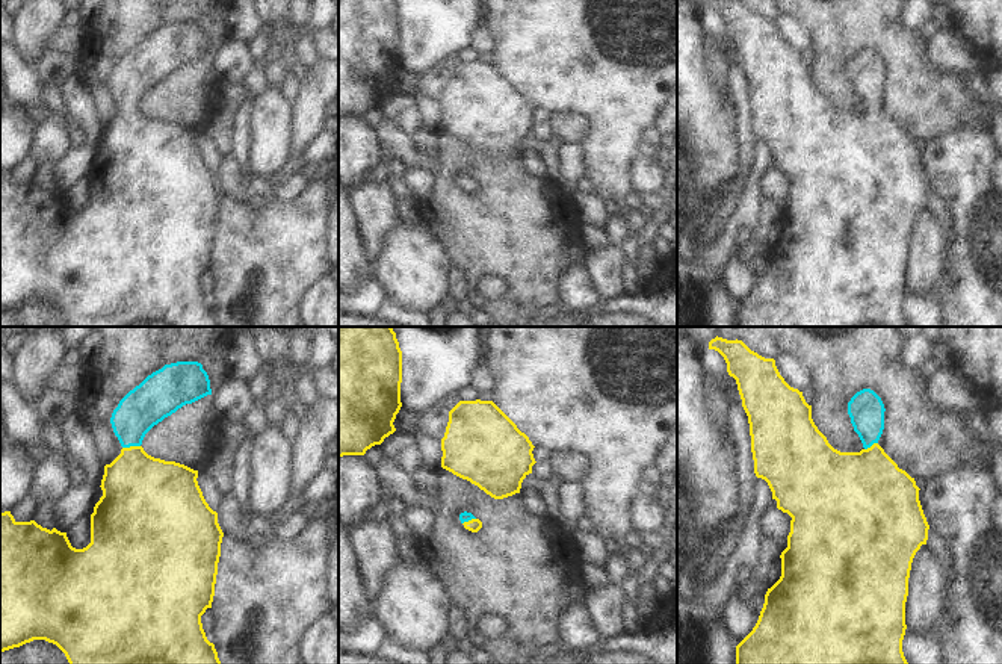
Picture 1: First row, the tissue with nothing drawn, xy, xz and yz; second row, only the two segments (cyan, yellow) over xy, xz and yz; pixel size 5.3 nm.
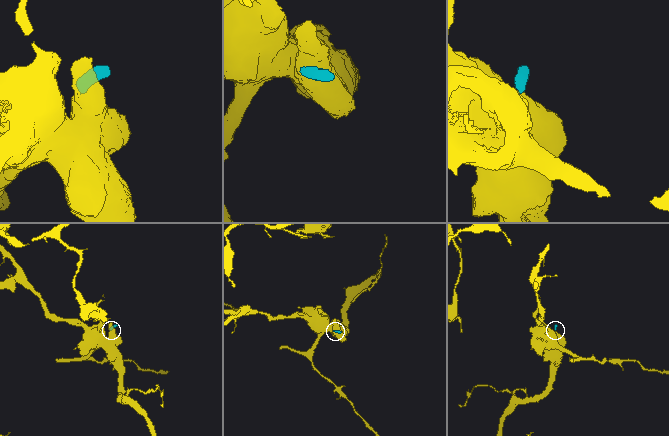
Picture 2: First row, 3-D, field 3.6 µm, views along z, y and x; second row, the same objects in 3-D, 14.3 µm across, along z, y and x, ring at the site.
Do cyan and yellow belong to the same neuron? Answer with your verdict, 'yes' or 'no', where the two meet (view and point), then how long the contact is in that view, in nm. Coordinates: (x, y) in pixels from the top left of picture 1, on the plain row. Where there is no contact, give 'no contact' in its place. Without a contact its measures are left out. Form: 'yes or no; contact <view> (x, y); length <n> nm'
yes; contact xy (130, 106); length 100 nm

